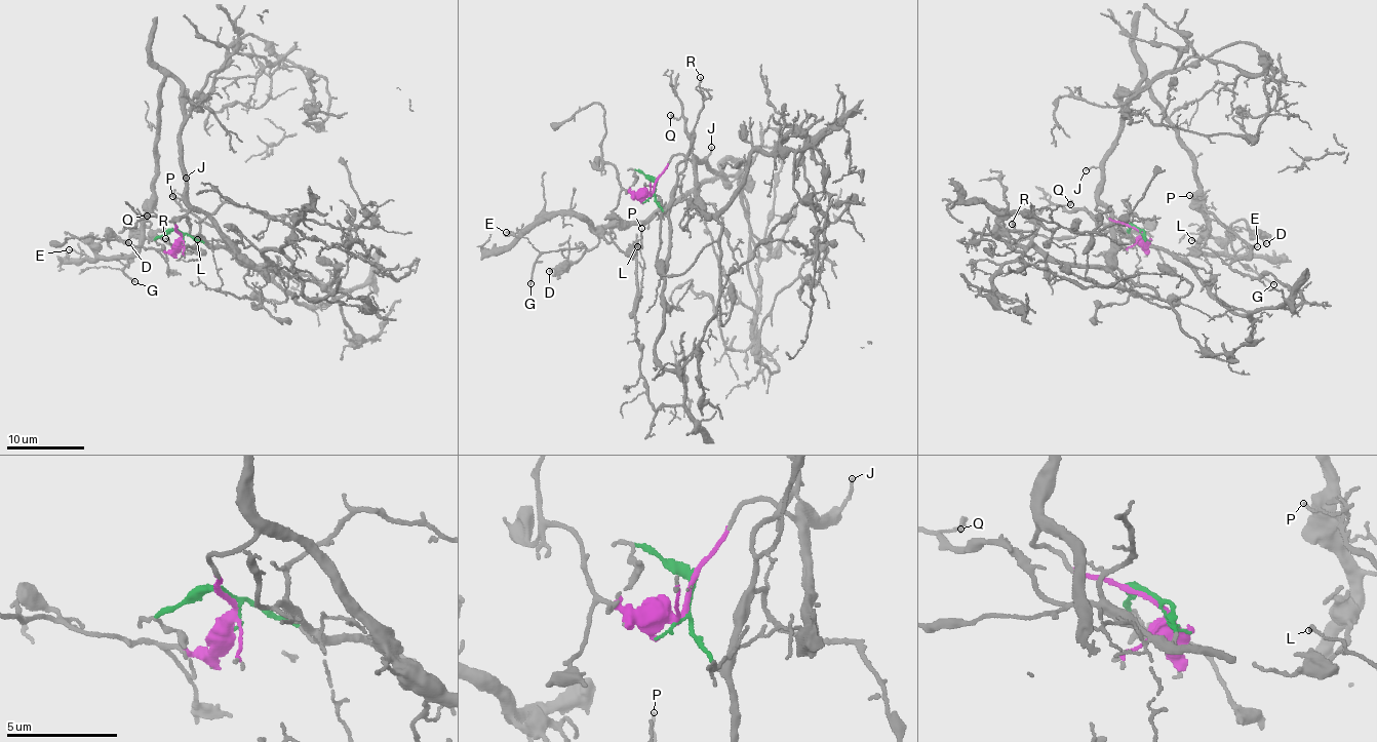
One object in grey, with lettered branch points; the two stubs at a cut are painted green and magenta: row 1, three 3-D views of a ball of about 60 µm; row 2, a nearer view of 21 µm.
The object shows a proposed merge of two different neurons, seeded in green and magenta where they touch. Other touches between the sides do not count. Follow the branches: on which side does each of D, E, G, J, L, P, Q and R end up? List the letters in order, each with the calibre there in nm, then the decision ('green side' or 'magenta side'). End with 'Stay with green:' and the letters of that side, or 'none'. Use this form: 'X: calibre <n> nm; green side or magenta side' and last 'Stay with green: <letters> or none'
D: calibre 170 nm; magenta side
E: calibre 120 nm; magenta side
G: calibre 160 nm; magenta side
J: calibre 120 nm; magenta side
L: calibre 120 nm; green side
P: calibre 80 nm; green side
Q: calibre 180 nm; green side
R: calibre 100 nm; green side
Stay with green: L, P, Q, R

